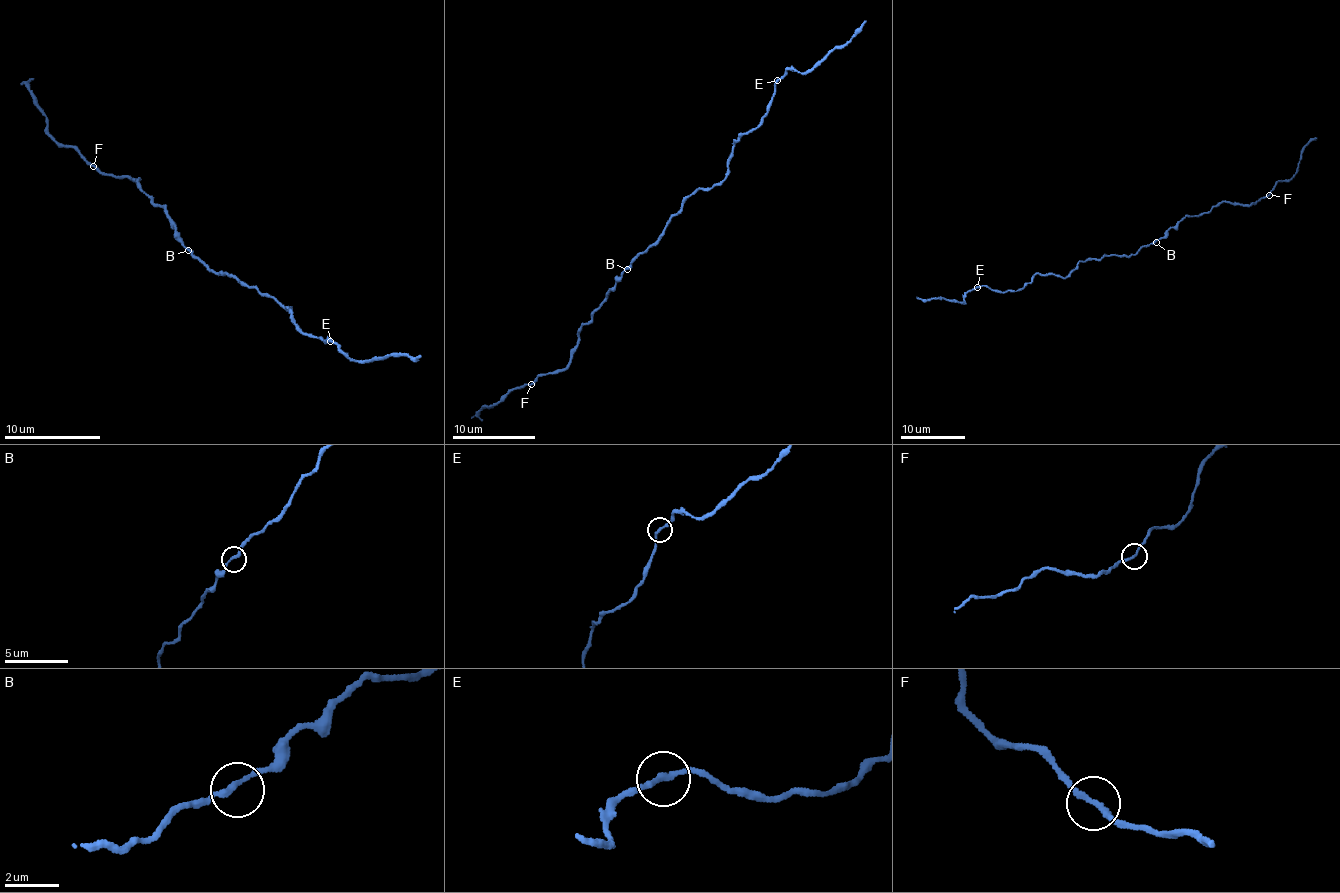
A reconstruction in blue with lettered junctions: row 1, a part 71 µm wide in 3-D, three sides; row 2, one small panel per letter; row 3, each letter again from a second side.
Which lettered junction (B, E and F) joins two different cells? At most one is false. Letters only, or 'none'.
none

